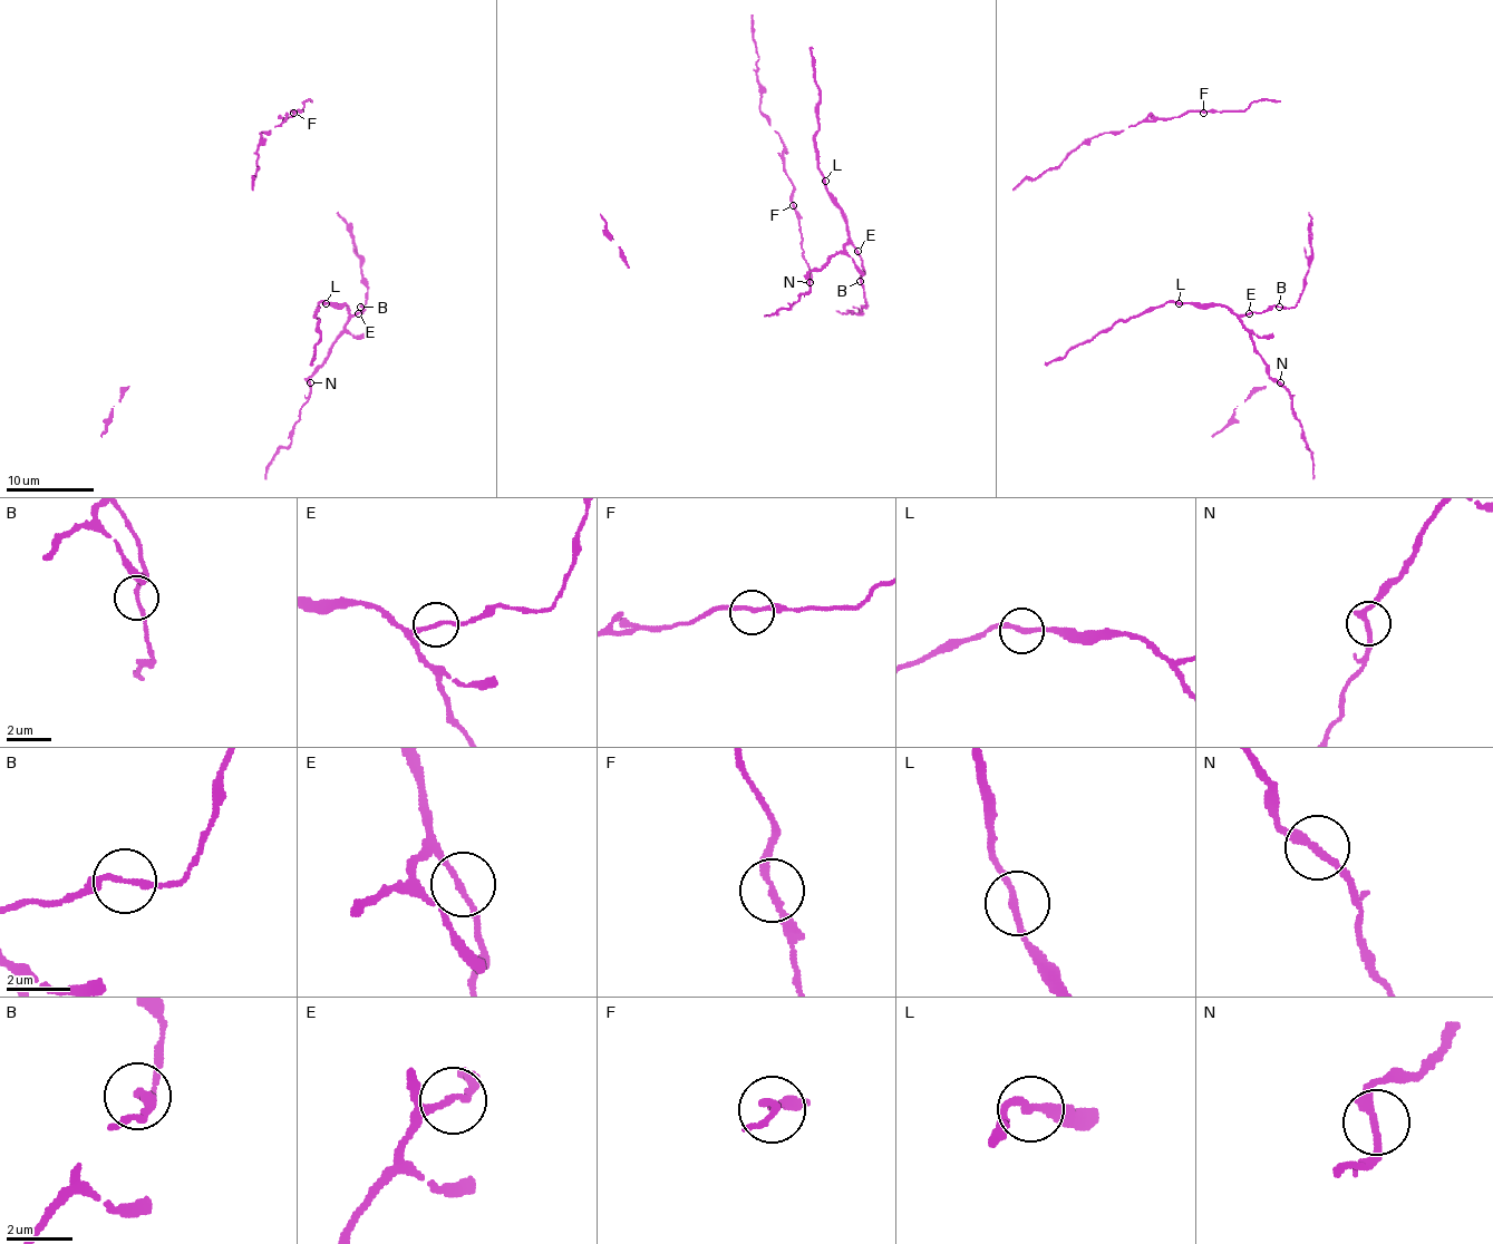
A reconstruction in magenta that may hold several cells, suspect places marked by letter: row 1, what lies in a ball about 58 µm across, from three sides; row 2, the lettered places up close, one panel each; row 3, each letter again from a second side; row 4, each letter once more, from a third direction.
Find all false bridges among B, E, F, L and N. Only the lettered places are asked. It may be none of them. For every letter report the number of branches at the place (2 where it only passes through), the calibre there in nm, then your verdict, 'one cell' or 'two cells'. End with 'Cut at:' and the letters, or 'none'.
B: 2 branches meet; 160 nm thick; two cells
E: 2 branches meet; 160 nm thick; one cell
F: 2 branches meet; 180 nm thick; one cell
L: 2 branches meet; 200 nm thick; one cell
N: 2 branches meet; 240 nm thick; two cells
Cut at: B, N

